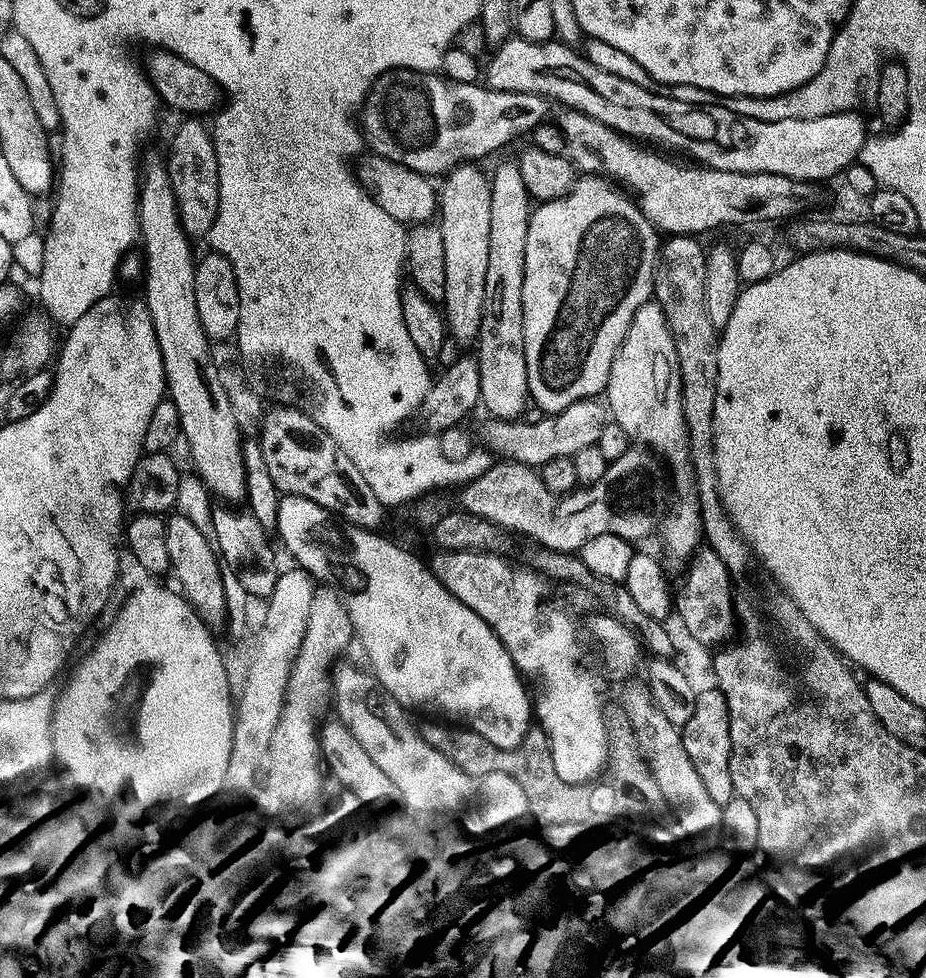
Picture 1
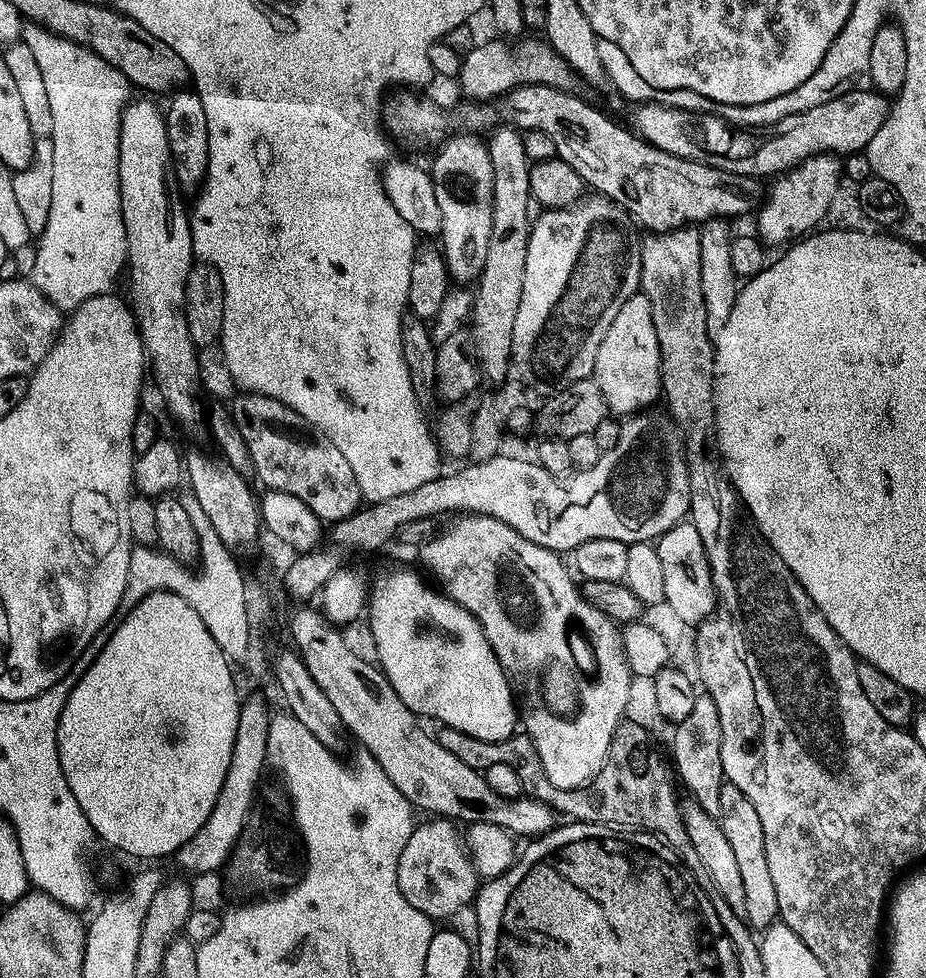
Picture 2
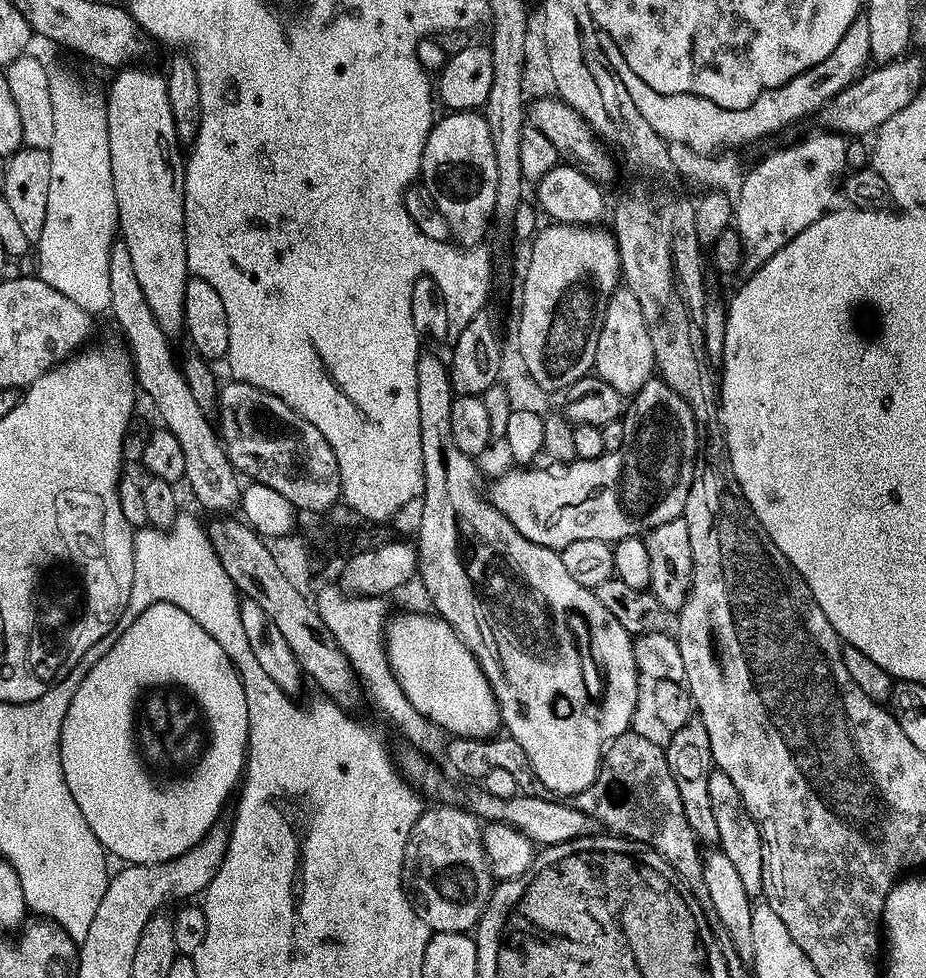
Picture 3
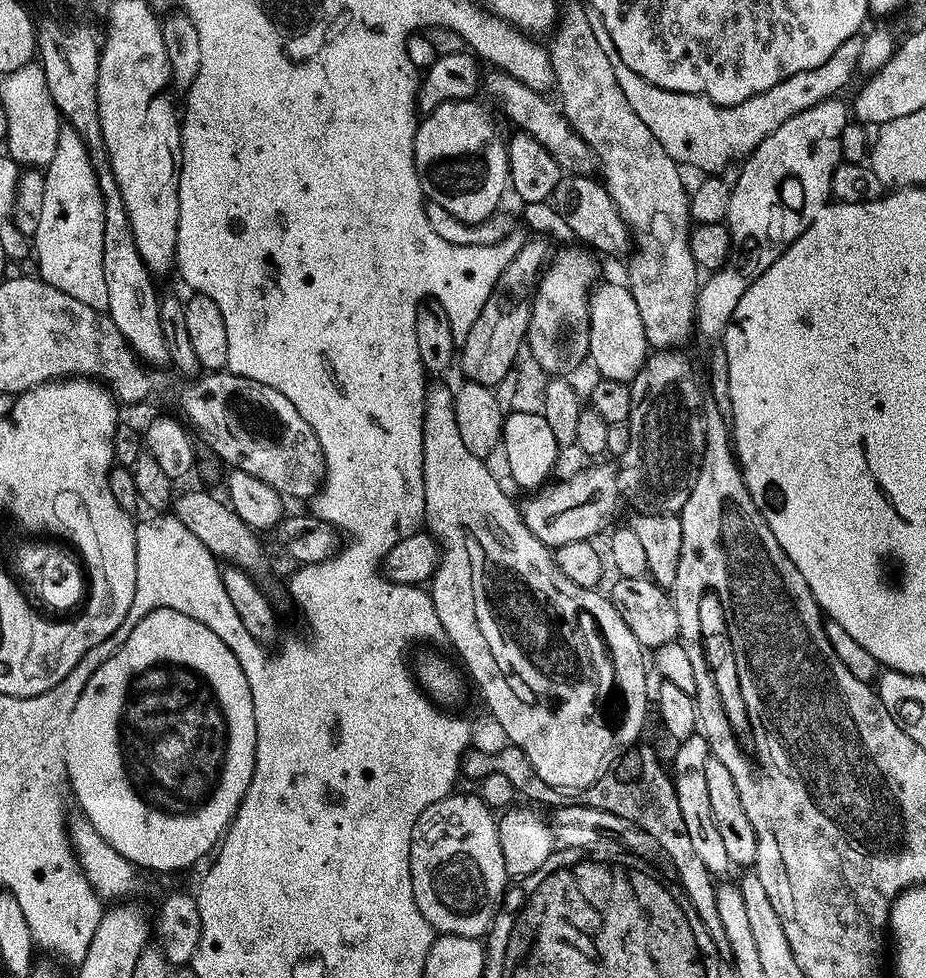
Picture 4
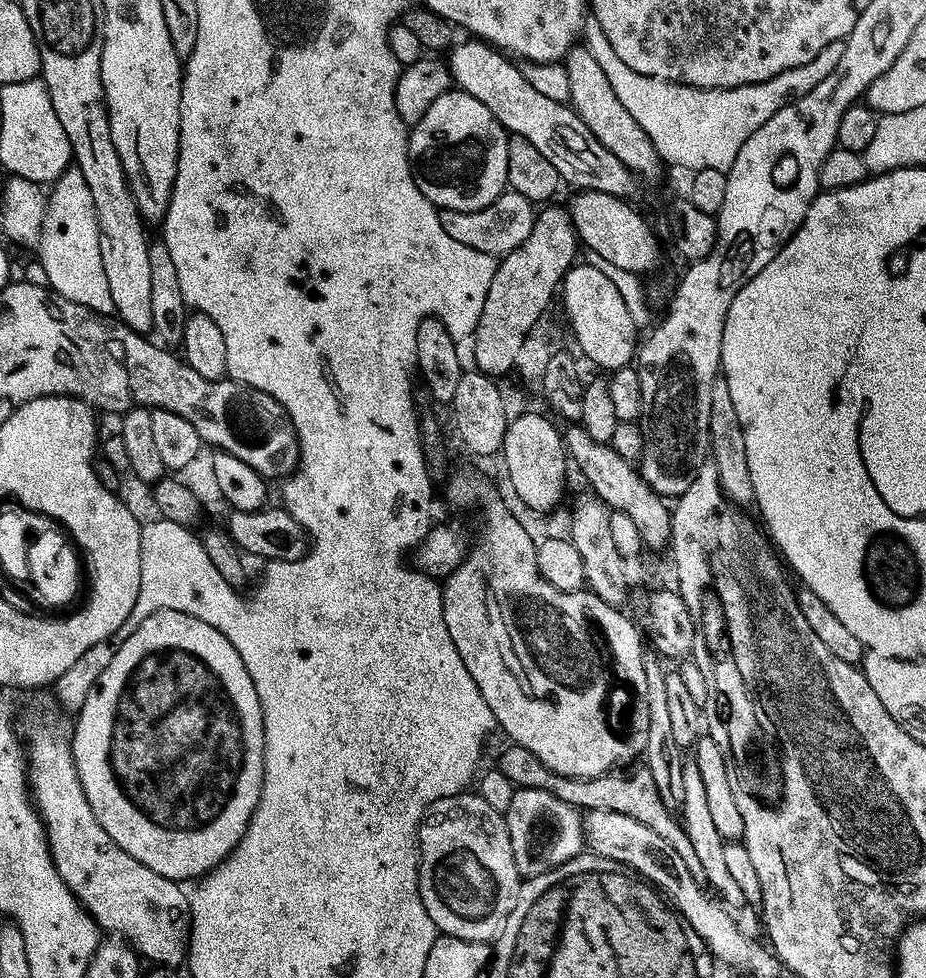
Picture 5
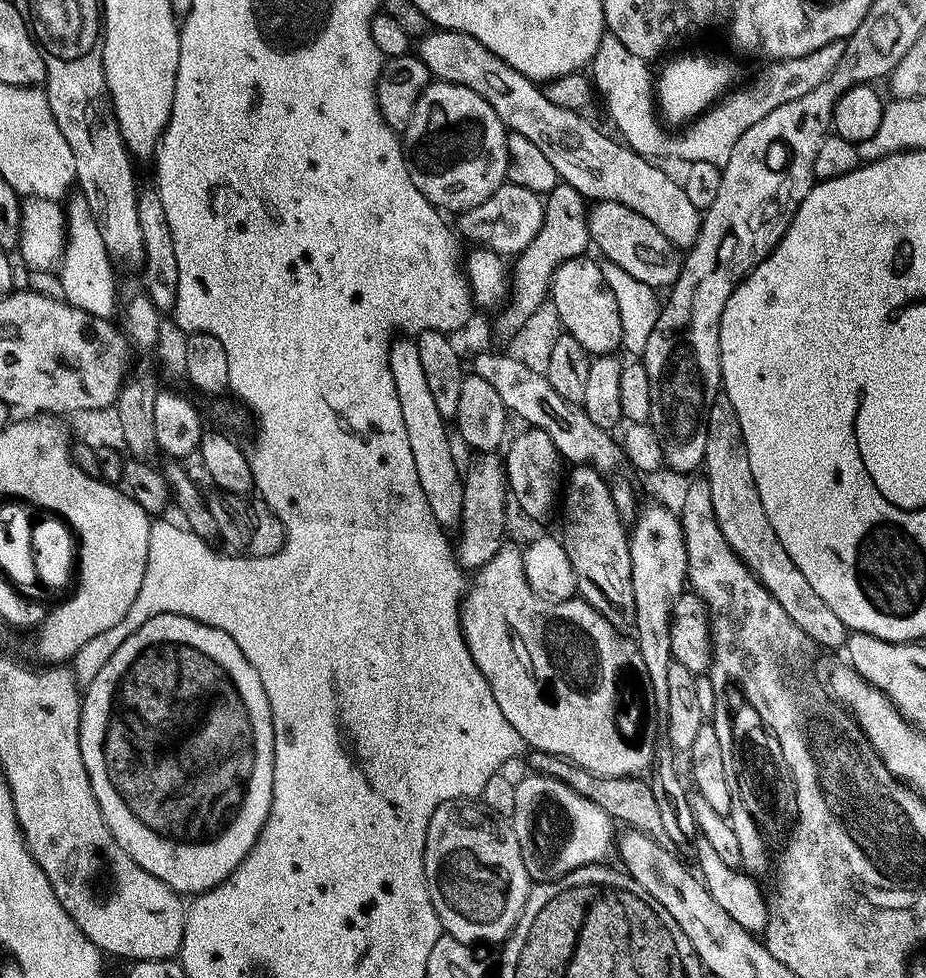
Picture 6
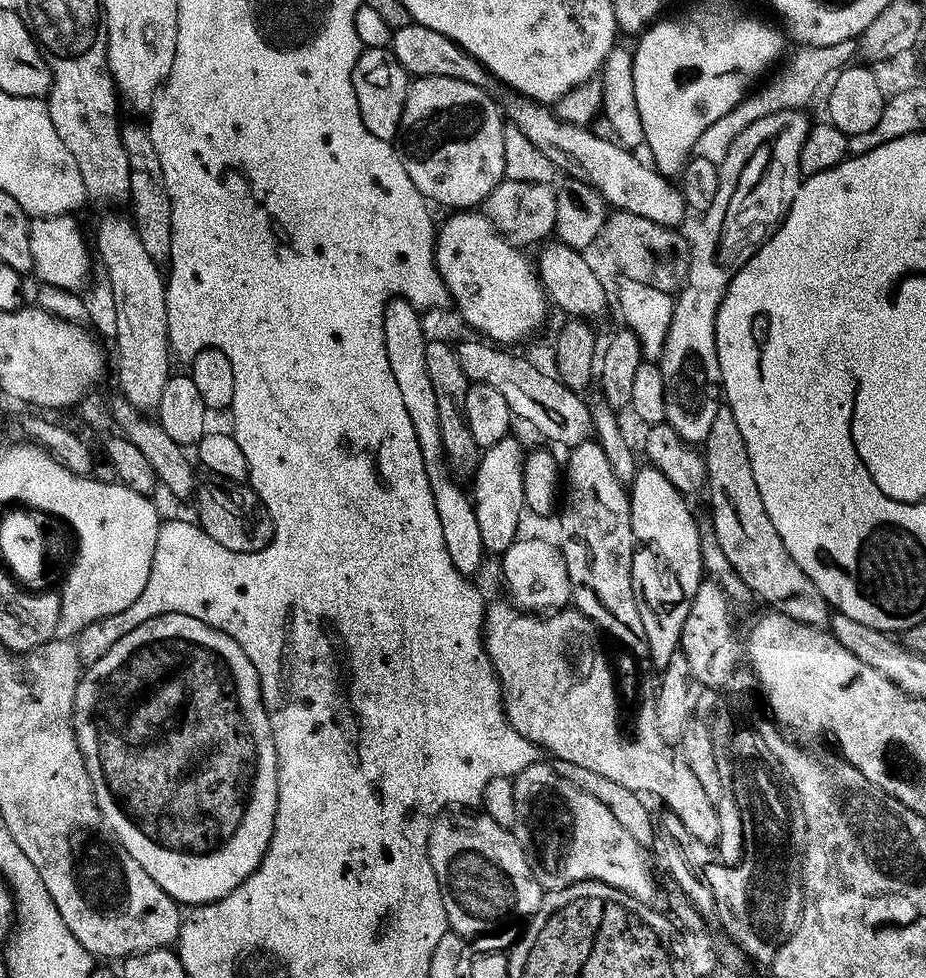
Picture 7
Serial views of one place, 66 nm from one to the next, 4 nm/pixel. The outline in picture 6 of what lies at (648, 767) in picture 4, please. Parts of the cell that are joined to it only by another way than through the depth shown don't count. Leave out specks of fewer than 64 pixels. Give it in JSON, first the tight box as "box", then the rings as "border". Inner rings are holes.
{"box":[528,749,667,843],"border":[[[533,749],[528,755],[529,768],[535,775],[566,784],[576,793],[582,794],[588,800],[595,800],[603,812],[615,821],[626,822],[631,828],[636,828],[660,843],[667,841],[667,834],[661,821],[660,811],[654,799],[649,783],[641,777],[603,777],[596,776],[585,768],[579,767],[572,761],[564,760],[560,756],[549,752]]]}

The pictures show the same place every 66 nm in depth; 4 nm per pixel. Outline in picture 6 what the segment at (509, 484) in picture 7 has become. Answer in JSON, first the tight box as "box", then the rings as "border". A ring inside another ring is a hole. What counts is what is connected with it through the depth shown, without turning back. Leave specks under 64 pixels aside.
{"box":[454,454,510,570],"border":[[[480,454],[475,458],[477,460],[473,462],[472,469],[463,473],[464,513],[458,527],[460,541],[454,544],[454,556],[464,570],[482,567],[499,550],[506,538],[504,523],[508,520],[508,504],[510,506],[505,461],[496,454]]]}

